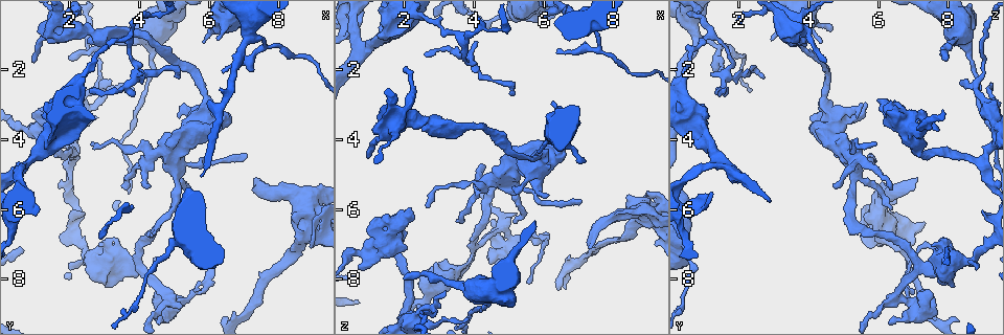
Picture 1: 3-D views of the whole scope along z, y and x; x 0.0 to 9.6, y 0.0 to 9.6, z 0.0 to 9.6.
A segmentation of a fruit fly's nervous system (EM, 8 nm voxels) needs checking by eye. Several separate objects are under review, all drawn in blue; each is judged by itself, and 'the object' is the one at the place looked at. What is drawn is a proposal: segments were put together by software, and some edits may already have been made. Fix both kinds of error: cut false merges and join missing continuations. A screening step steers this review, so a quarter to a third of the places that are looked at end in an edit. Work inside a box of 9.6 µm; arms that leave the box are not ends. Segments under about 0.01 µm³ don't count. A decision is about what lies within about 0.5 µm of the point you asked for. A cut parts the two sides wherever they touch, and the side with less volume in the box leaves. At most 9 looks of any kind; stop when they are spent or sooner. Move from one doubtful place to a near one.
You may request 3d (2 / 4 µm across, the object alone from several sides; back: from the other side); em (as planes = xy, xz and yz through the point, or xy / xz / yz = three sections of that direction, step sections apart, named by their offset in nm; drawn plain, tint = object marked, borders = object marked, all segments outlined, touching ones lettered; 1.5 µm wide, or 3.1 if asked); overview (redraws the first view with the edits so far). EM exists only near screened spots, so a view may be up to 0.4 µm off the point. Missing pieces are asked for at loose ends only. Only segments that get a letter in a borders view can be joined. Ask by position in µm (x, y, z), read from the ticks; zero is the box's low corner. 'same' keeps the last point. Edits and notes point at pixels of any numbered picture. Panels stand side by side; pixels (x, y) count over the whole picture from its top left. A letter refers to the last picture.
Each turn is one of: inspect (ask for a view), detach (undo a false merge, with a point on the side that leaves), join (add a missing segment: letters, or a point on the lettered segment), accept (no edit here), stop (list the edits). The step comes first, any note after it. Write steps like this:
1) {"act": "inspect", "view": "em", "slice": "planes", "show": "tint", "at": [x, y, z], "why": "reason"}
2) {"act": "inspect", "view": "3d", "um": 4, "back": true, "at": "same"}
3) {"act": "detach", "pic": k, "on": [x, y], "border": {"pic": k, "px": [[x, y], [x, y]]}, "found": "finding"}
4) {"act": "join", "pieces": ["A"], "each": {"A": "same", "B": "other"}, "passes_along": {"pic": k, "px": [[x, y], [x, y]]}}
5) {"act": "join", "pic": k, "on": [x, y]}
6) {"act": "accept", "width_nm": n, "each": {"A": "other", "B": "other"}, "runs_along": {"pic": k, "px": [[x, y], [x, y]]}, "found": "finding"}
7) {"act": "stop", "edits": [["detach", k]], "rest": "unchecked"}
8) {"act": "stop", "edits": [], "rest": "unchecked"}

{"act": "inspect", "view": "3d", "um": 4, "at": [5.90, 1.20, 4.35], "why": "an open end"}

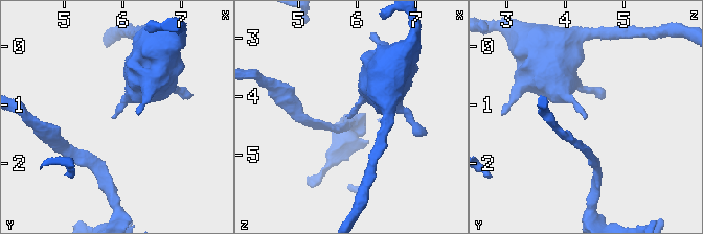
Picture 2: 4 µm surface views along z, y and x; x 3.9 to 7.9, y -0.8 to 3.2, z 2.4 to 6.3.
{"act": "inspect", "view": "em", "slice": "planes", "show": "plain", "at": [5.80, 1.25, 4.35]}

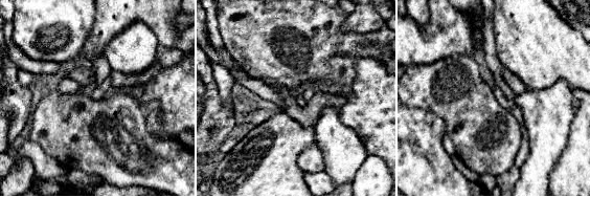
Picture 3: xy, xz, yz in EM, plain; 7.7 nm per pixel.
{"act": "inspect", "view": "em", "slice": "planes", "show": "borders", "at": "same", "why": "see the neighbours"}

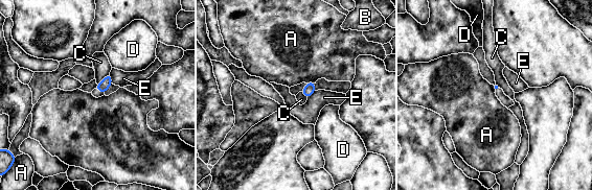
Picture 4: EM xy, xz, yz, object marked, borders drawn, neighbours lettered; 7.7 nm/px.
{"act": "accept", "longest_contact_nm": ["C", 130], "each": {"A": "other", "B": "other", "C": "other", "D": "other", "E": "other"}, "found": "no lettered segment goes on from it"}

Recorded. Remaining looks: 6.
{"act": "inspect", "view": "em", "slice": "planes", "show": "tint", "at": [3.90, 1.85, 1.80]}

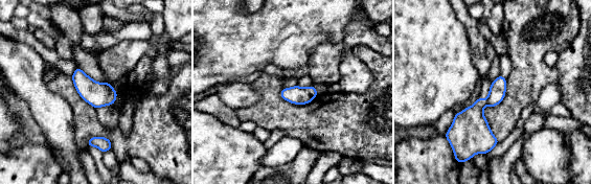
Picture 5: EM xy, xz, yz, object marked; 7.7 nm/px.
{"act": "inspect", "view": "em", "slice": "planes", "show": "borders", "at": "same", "why": "what lies round it"}

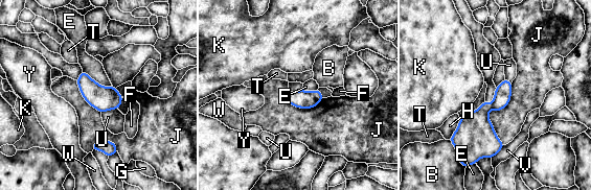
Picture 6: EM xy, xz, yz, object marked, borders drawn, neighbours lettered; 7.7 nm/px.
{"act": "detach", "pic": 6, "on": [475, 133], "width_nm": 130, "each": {"B": "other", "E": "other", "F": "other", "G": "other", "H": "other", "J": "other", "K": "other", "T": "other", "U": "other", "V": "other", "W": "other", "Y": "other"}, "border": {"pic": 6, "px": [[491, 103], [492, 108]]}, "found": "a second neuron is stuck on"}

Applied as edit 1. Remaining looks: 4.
{"act": "inspect", "view": "overview", "why": "redraw"}

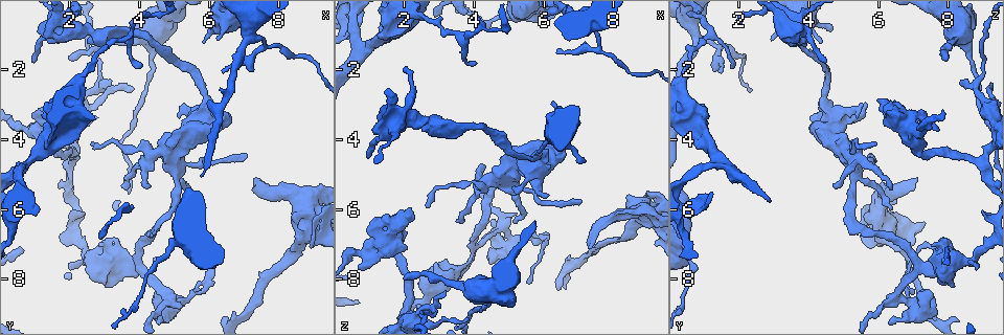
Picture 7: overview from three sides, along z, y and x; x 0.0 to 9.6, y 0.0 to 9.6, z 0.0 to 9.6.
{"act": "inspect", "view": "3d", "um": 4, "at": [2.75, 1.00, 3.60], "why": "thick turns thin"}

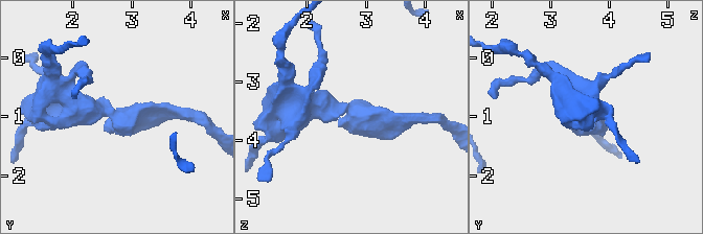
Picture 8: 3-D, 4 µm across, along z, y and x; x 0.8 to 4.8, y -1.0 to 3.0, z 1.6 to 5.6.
{"act": "inspect", "view": "em", "slice": "planes", "show": "borders", "at": [2.80, 1.00, 3.55], "arm_widths_nm": [160, 400], "why": "need the tissue"}

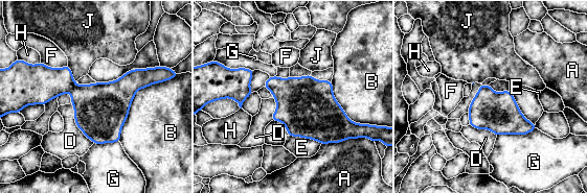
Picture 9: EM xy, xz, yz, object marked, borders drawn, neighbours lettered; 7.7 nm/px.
{"act": "accept", "each": {"A": "other", "B": "other", "D": "other", "E": "other", "F": "other", "G": "other", "H": "other", "J": "other"}, "border": {"pic": 9, "px": [[71, 103], [76, 126], [93, 143]]}, "found": "continuous, no second neuron"}

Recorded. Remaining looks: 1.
{"act": "inspect", "view": "em", "slice": "planes", "show": "borders", "at": [4.25, 5.35, 4.70], "why": "free end"}

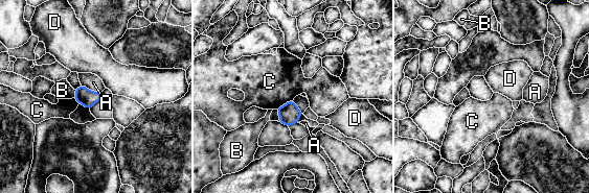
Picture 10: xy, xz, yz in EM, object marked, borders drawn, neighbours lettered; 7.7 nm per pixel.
{"act": "accept", "width_nm": 130, "each": {"A": "other", "B": "other", "C": "other", "D": "other"}, "border": {"pic": 10, "px": [[292, 99], [275, 109]]}, "found": "none of them fits"}

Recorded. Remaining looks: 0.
{"act": "stop", "edits": [["detach", 6]], "rest": "unchecked"}

